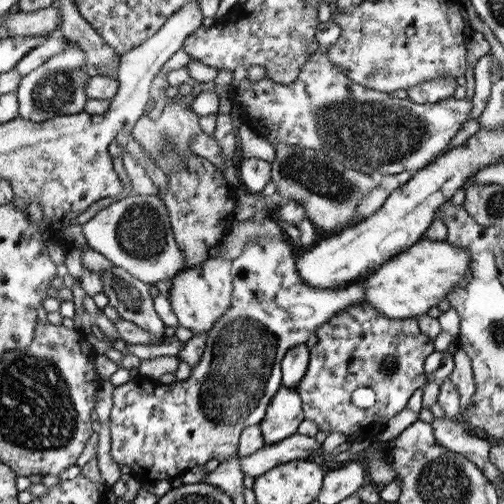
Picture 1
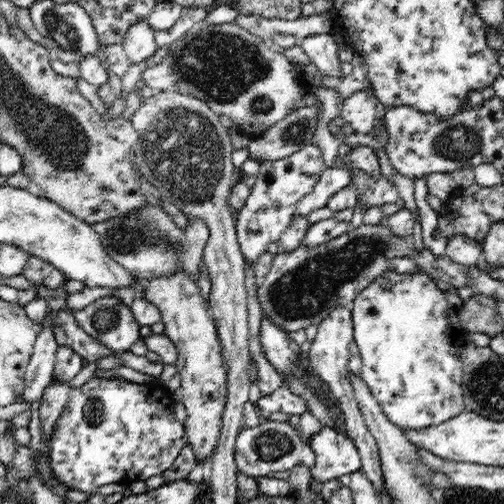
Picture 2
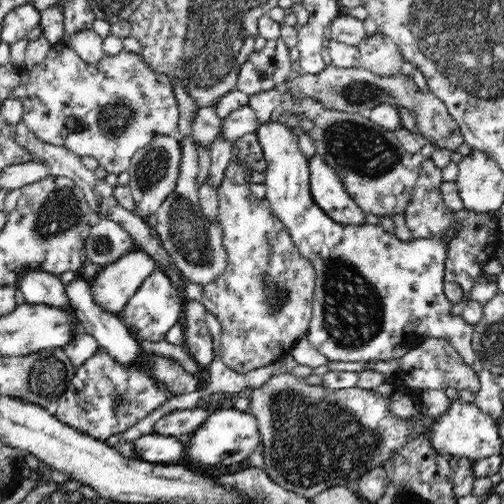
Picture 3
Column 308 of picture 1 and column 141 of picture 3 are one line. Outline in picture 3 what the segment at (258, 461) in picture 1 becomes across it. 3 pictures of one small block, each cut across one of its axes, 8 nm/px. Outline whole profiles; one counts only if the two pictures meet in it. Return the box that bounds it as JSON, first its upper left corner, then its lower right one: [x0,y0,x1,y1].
[134,408,262,466]

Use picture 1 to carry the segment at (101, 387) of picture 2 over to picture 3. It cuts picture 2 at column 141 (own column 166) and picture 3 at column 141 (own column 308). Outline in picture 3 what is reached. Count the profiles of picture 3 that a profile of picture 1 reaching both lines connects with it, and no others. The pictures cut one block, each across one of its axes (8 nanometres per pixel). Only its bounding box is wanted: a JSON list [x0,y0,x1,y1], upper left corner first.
[120,268,184,342]

